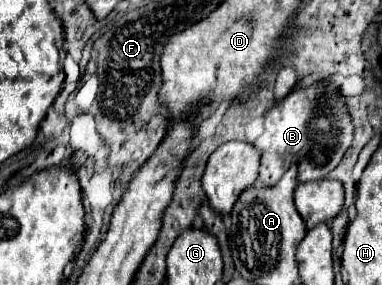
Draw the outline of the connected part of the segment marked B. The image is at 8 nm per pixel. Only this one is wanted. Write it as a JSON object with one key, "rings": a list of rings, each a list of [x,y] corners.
{"rings":[[[327,83],[297,87],[265,113],[265,131],[255,141],[255,149],[261,153],[259,181],[265,187],[273,187],[291,165],[297,165],[299,181],[323,179],[349,149],[351,135],[351,117],[347,105],[339,101],[339,93],[329,93]]]}

